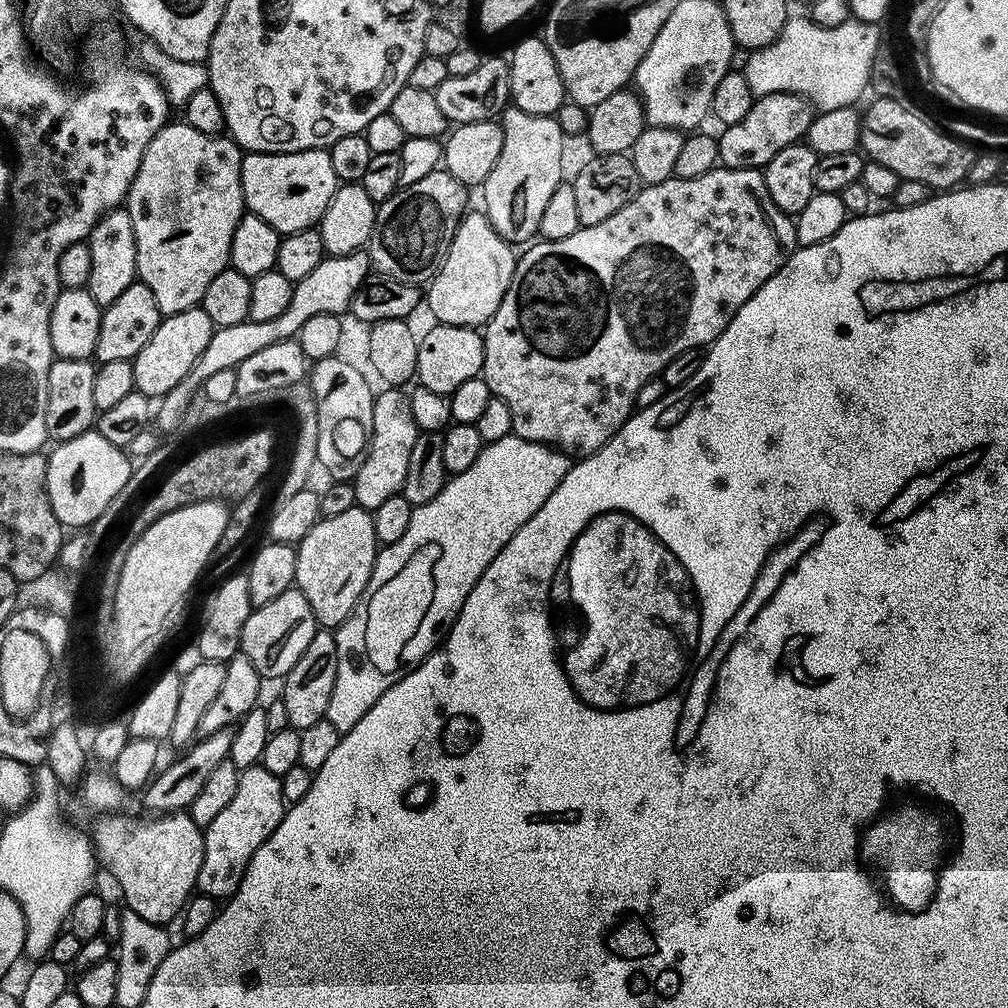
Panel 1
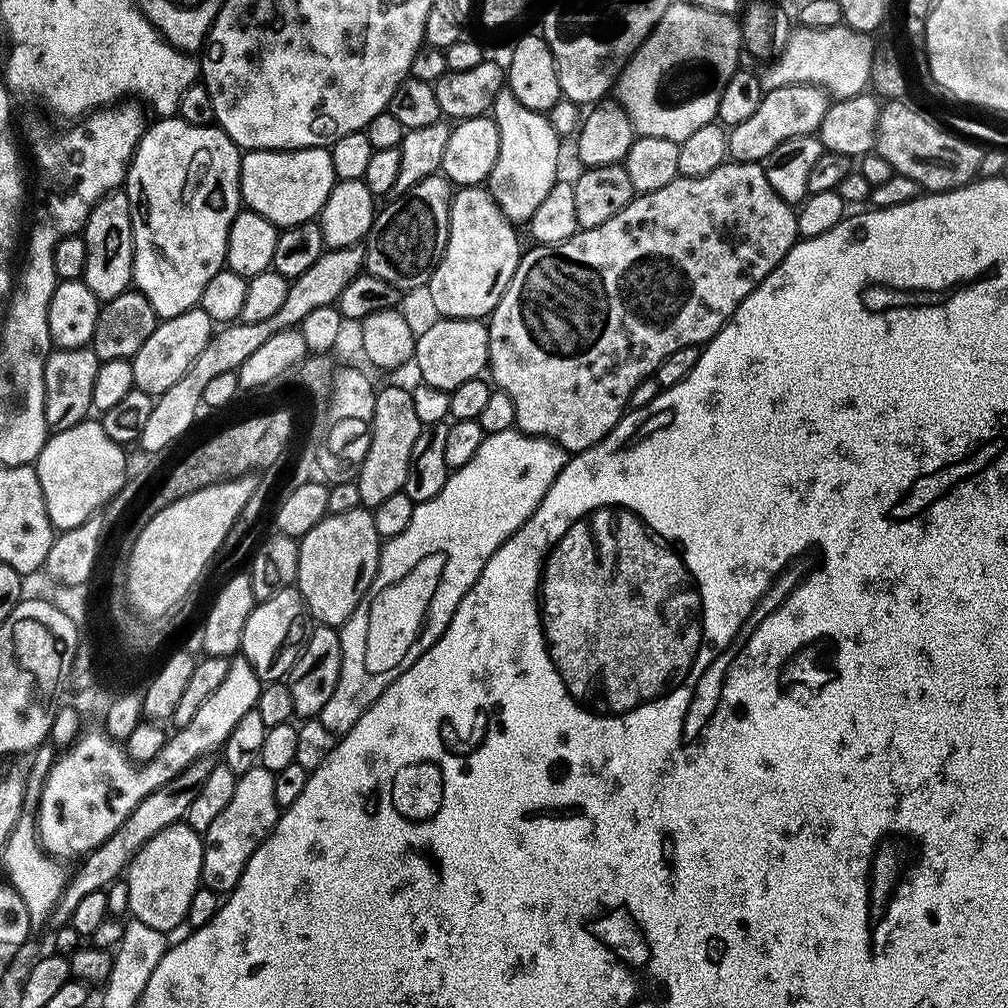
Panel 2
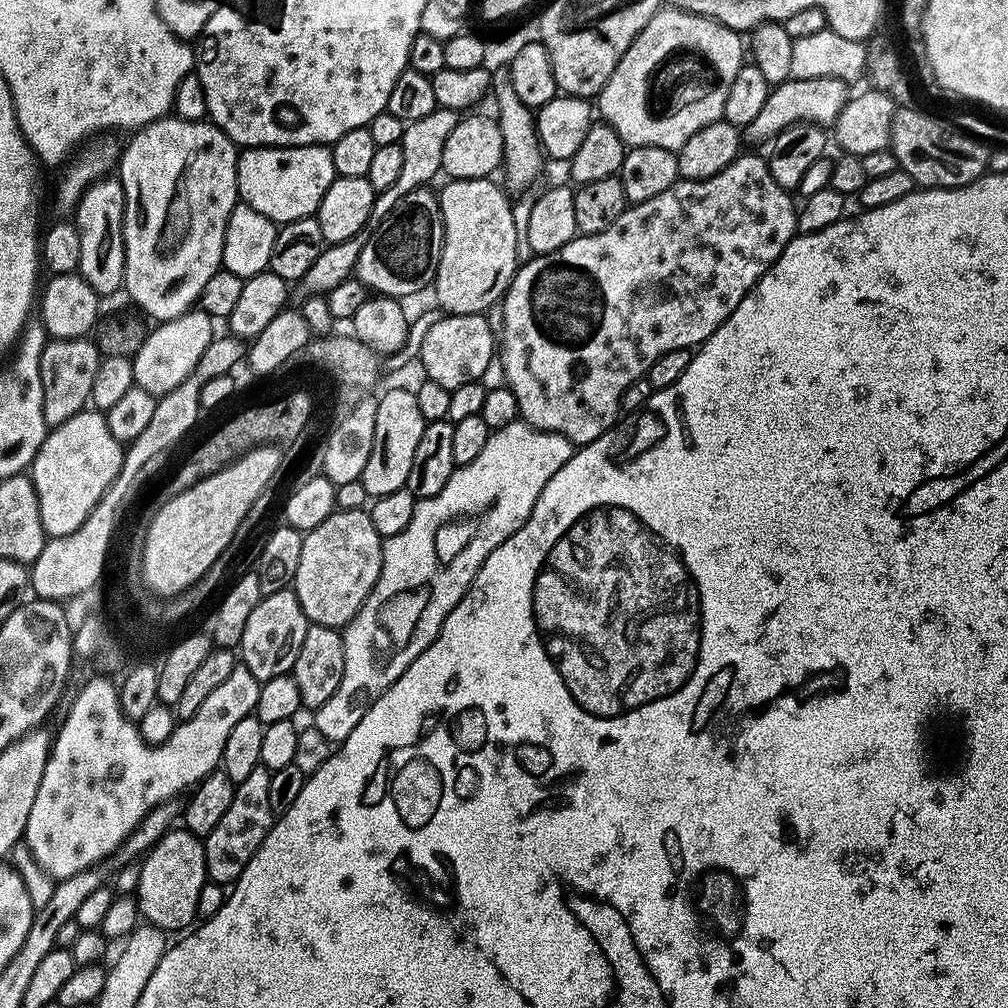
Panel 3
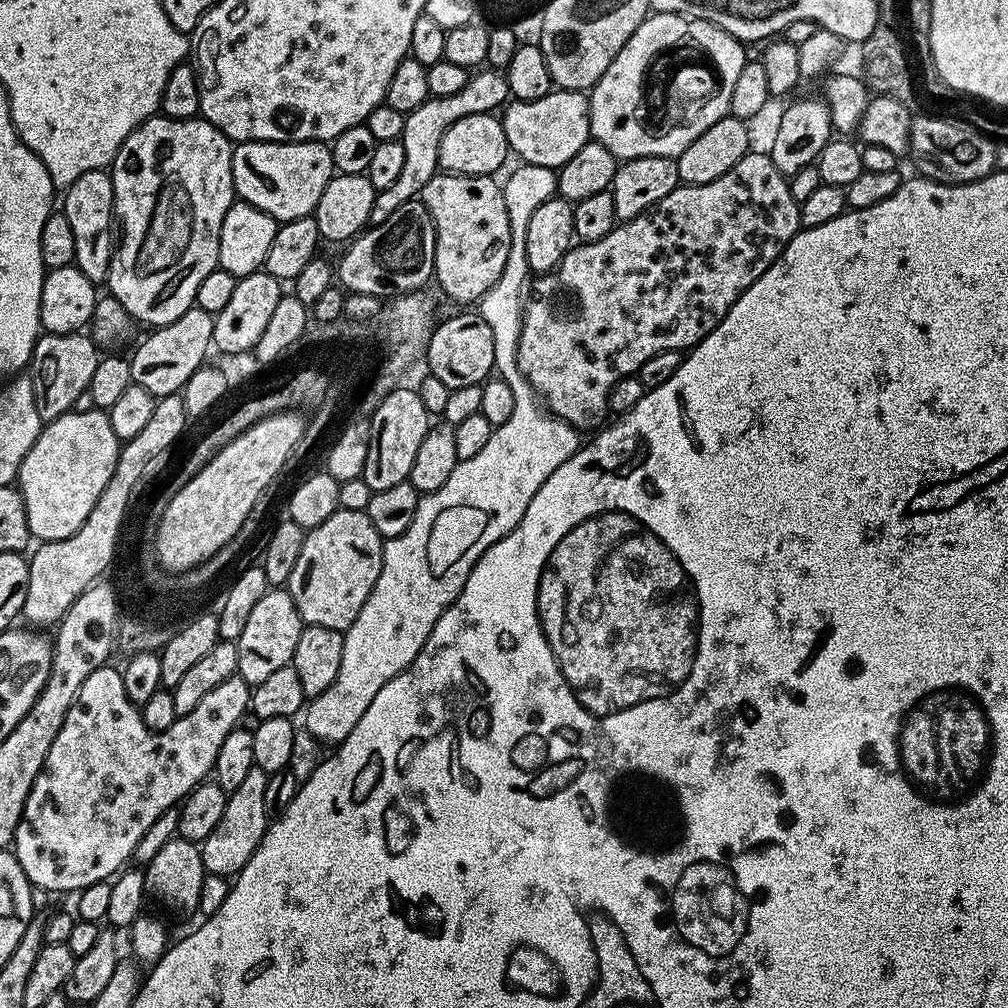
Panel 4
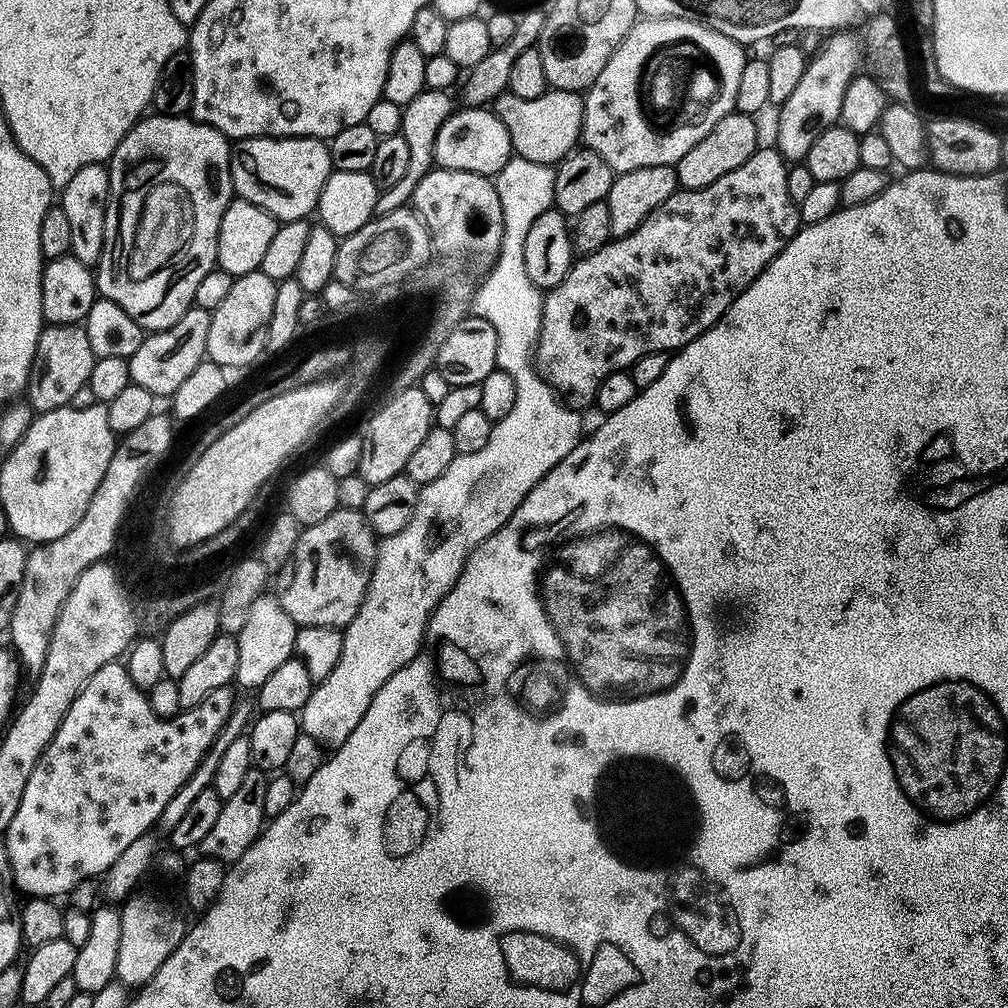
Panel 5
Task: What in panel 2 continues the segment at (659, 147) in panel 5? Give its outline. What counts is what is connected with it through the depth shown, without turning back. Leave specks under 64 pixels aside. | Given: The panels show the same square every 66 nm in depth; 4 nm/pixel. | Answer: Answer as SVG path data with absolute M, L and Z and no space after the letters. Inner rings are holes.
M673 2L662 14L662 18L653 28L652 33L642 42L640 49L628 58L628 63L617 76L614 96L624 108L636 136L650 138L670 138L677 142L690 138L702 126L717 119L719 99L730 78L741 67L742 37L740 25L735 15L727 12L706 10L690 2ZM682 62L698 70L700 62L700 80L710 82L692 82L684 74L684 82L690 82L690 92L658 92L658 78L662 72ZM702 86L702 88L700 88ZM696 88L696 90L694 90ZM668 96L668 98L664 98Z

